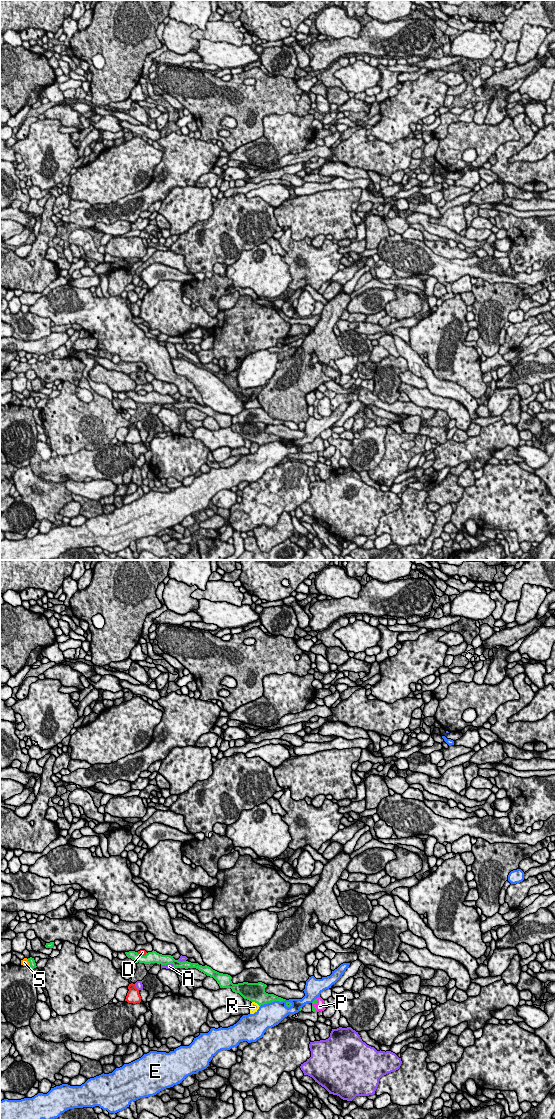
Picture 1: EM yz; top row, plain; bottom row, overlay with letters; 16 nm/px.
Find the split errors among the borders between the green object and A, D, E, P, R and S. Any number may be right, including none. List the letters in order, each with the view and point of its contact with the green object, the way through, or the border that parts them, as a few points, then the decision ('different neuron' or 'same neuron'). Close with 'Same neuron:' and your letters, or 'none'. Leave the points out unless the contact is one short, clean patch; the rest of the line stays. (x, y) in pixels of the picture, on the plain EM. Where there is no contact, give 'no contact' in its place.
A: yz (168, 403) | different neuron
D: yz (141, 395) | along yz (136, 392), (142, 395), (146, 394) | different neuron
E: yz (276, 440) | different neuron
P: yz (313, 443) | across yz (315, 441), (313, 443), (319, 446) | same neuron
R: yz (256, 442) | different neuron
S: yz (29, 402) | different neuron
Same neuron: P

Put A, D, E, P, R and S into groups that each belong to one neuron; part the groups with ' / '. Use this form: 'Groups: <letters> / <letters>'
Groups: A / D / E / P / R / S

